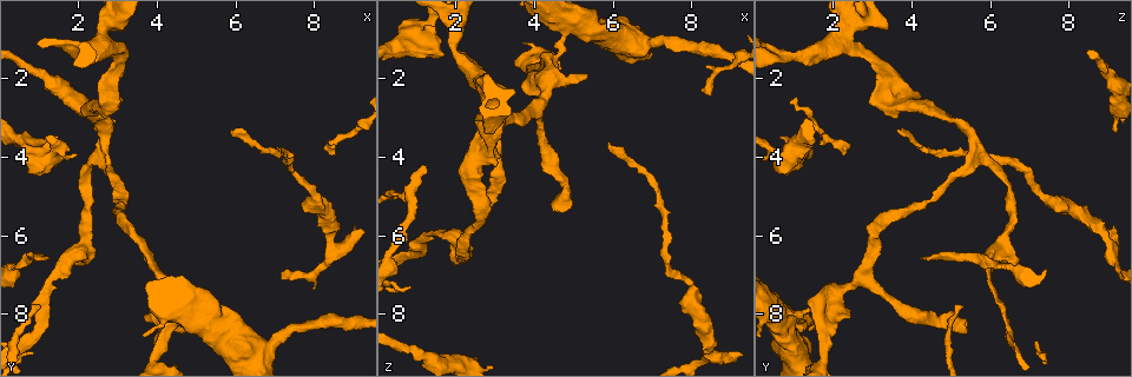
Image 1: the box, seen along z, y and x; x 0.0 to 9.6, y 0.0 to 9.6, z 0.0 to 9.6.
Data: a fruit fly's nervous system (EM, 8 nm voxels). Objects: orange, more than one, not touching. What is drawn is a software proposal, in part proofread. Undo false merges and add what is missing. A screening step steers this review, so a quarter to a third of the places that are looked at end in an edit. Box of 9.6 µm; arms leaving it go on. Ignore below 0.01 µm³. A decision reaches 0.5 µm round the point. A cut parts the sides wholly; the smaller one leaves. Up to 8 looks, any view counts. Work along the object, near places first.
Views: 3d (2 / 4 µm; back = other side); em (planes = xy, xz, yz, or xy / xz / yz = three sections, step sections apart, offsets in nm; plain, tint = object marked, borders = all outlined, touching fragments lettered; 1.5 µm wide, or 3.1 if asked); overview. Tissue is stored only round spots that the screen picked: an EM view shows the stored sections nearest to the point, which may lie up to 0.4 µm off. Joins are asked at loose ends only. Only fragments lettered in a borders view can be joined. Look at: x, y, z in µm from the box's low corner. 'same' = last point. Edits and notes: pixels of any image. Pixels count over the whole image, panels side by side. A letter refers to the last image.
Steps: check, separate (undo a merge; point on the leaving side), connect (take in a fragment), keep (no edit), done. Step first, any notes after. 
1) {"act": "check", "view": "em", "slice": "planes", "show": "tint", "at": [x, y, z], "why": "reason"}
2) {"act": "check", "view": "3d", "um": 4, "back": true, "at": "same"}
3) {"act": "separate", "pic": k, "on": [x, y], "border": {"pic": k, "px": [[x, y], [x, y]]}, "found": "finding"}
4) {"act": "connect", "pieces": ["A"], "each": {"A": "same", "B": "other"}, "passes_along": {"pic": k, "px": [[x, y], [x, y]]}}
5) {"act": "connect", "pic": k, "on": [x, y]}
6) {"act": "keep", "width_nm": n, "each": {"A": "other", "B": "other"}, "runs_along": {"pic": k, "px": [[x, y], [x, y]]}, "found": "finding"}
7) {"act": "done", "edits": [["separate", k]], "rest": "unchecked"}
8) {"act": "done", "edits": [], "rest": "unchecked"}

{"act": "check", "view": "em", "slice": "xz", "step": 4, "show": "borders", "at": [4.15, 7.05, 2.70], "why": "sharp bend"}

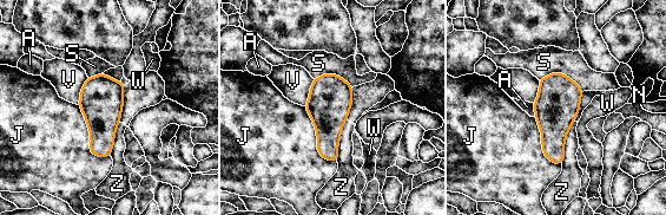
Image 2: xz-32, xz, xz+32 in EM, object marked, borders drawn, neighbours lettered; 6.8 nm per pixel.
{"act": "check", "view": "em", "slice": "planes", "show": "borders", "at": "same", "why": "cut it another way"}

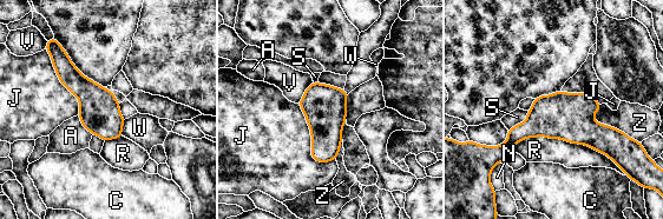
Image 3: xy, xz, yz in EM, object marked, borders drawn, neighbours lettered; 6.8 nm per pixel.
{"act": "keep", "width_nm": 280, "each": {"A": "other", "C": "other", "J": "other", "N": "other", "R": "other", "S": "other", "V": "other", "W": "other", "Z": "other"}, "runs_along": {"pic": 3, "px": [[57, 52], [117, 134]]}, "found": "all the same neuron"}

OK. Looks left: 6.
{"act": "check", "view": "em", "slice": "planes", "show": "borders", "at": [4.65, 8.35, 5.40], "why": "end of a long branch"}

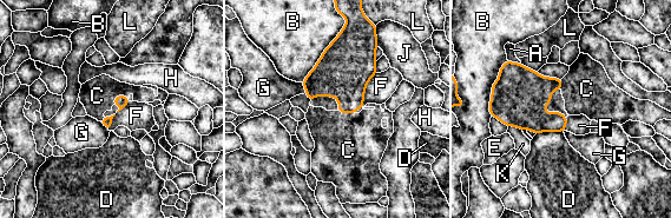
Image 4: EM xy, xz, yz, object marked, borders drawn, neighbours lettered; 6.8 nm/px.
{"act": "connect", "pieces": ["C"], "longest_contact_nm": ["B", 400], "each": {"A": "other", "B": "other", "C": "same", "D": "other", "E": "other", "F": "other", "G": "other", "H": "other", "J": "other", "K": "other", "L": "other"}, "found": "it goes on there"}

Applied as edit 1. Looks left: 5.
{"act": "check", "view": "3d", "um": 4, "at": [2.35, 3.35, 9.15], "why": "stops while still wide"}

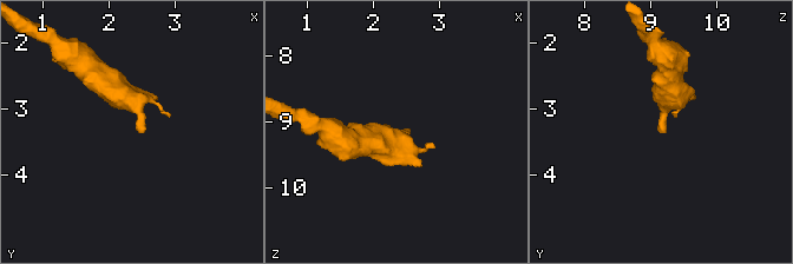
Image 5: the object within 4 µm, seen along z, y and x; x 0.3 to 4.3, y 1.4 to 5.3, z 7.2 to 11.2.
{"act": "check", "view": "em", "slice": "xy", "step": 4, "show": "borders", "at": [2.40, 3.35, 9.10]}

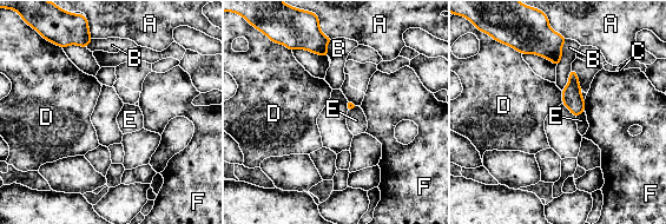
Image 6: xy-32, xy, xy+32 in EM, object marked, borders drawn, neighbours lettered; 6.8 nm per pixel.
{"act": "check", "view": "em", "slice": "planes", "show": "borders", "at": "same", "why": "another direction"}

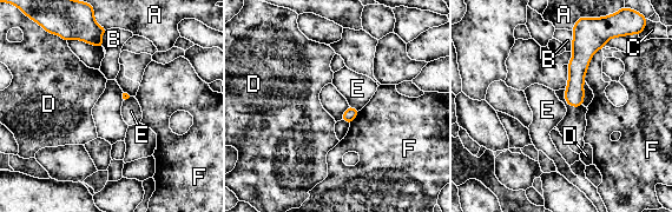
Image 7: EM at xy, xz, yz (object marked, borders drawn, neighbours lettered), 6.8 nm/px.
{"act": "keep", "each": {"A": "other", "B": "other", "C": "other", "D": "other", "E": "other", "F": "other"}, "runs_along": {"pic": 7, "px": [[578, 35], [575, 104]]}, "found": "none of them fits"}

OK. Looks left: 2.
{"act": "done", "edits": [["connect", 4]], "rest": "unchecked"}

